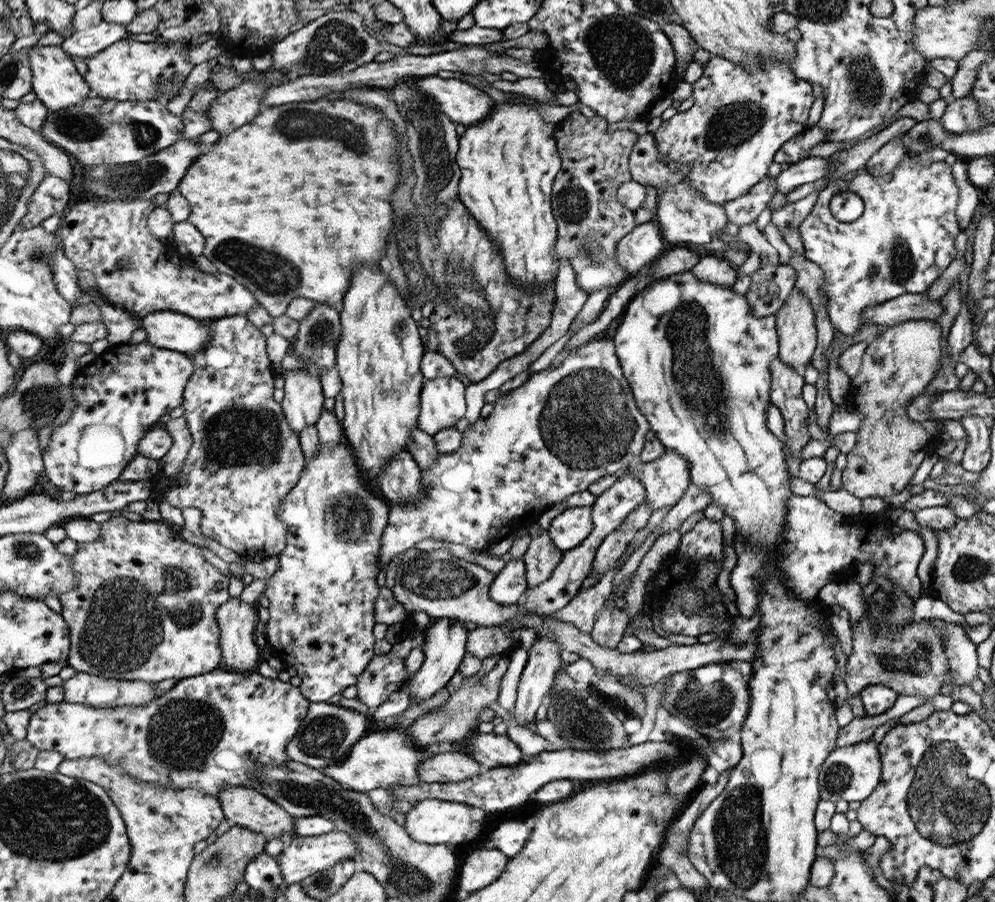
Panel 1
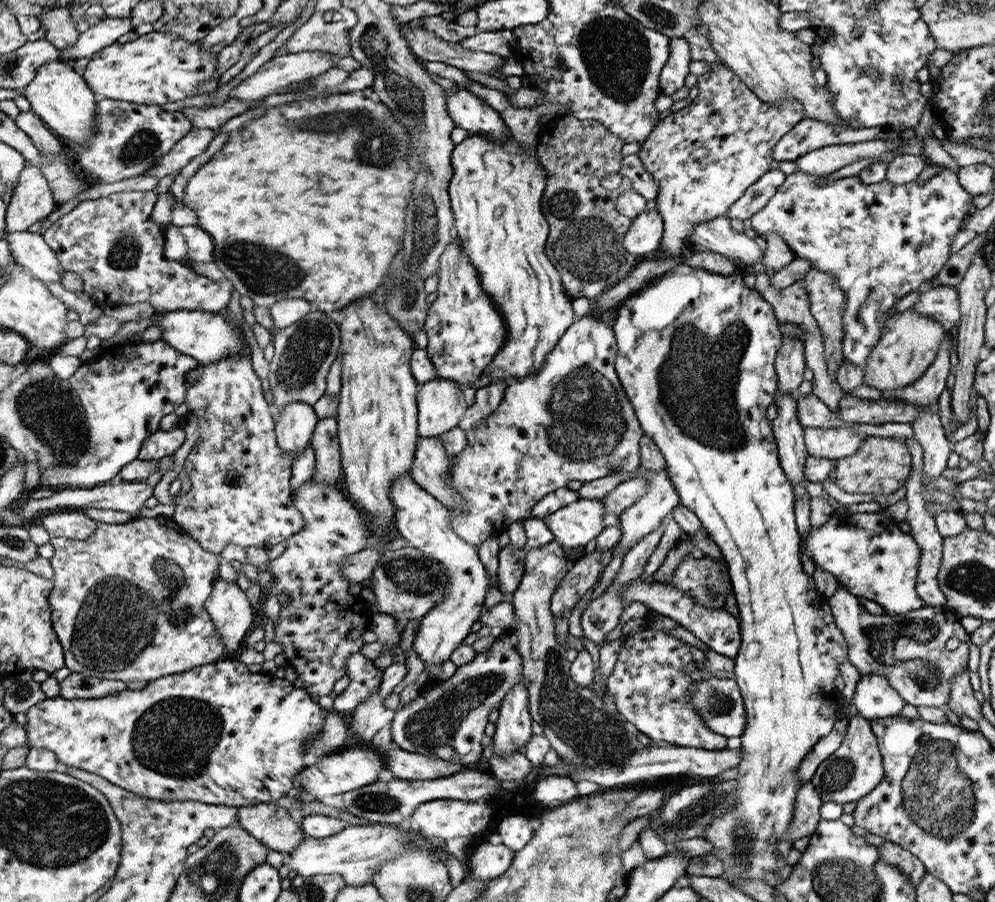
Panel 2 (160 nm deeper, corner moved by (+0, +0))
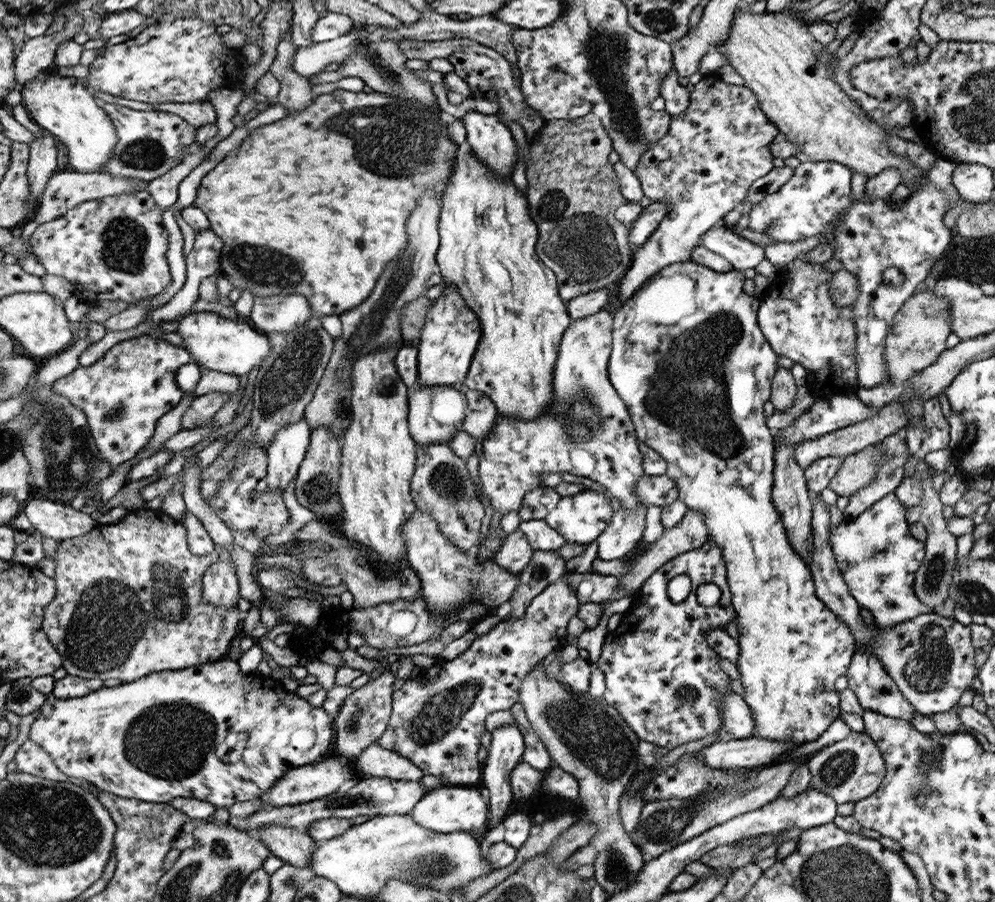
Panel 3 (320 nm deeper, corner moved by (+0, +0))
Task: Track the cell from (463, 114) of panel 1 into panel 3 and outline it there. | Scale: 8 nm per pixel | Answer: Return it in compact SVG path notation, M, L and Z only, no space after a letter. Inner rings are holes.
M469 111L461 120L466 128L466 142L478 160L495 174L509 176L516 164L514 136L493 114Z

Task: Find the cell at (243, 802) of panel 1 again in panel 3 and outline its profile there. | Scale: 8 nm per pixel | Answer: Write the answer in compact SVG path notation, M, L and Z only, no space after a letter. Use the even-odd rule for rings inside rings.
M267 824L254 832L250 830L250 834L254 834L265 843L272 851L272 855L298 868L308 867L311 864L317 848L316 840L311 835L289 826Z

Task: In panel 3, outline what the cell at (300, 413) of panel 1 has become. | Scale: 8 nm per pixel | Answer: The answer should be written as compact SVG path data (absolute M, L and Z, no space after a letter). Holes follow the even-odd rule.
M305 418L279 428L267 448L267 480L270 491L286 491L295 480L305 457L311 426Z

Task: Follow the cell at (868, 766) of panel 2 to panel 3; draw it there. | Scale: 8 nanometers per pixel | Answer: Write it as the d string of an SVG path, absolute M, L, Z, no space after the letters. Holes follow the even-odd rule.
M852 731L843 740L820 749L807 759L807 768L812 775L810 786L833 798L838 805L872 796L885 780L888 770L876 740L866 732Z

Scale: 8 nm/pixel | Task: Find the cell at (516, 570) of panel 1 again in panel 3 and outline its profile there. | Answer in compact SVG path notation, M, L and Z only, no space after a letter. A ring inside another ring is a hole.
M518 528L505 538L500 551L496 553L493 561L502 570L508 570L518 575L533 561L534 552L526 534Z

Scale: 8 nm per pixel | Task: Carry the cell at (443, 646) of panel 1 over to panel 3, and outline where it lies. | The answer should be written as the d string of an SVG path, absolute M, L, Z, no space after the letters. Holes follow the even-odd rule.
M414 511L409 521L402 527L406 541L407 562L421 580L421 596L427 600L435 613L455 613L462 605L488 605L493 611L510 600L518 586L519 575L502 570L494 561L478 563L473 552L460 551L440 531L432 516Z

